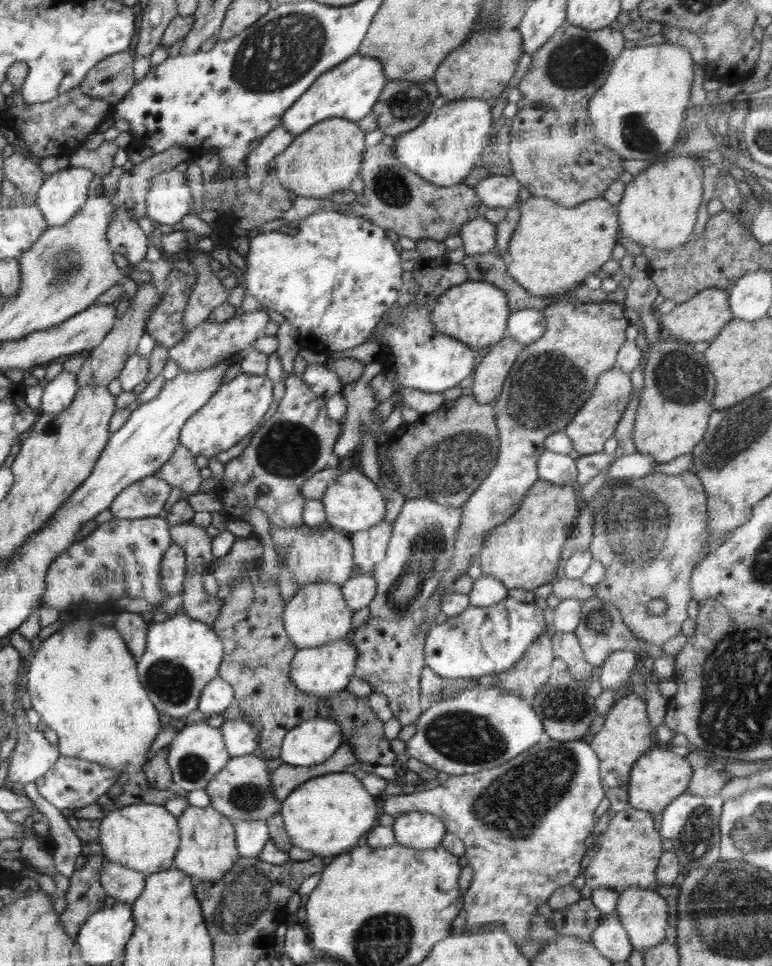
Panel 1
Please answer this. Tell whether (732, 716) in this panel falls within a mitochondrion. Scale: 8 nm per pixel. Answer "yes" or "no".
yes

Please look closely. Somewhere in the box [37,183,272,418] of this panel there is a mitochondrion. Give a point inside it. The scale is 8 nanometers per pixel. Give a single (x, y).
(65, 266)

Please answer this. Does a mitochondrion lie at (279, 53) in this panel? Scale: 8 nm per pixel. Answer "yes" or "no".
yes

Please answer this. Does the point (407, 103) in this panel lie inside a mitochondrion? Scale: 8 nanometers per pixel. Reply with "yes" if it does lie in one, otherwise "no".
yes

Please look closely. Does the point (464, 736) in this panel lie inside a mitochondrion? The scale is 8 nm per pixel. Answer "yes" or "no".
yes

